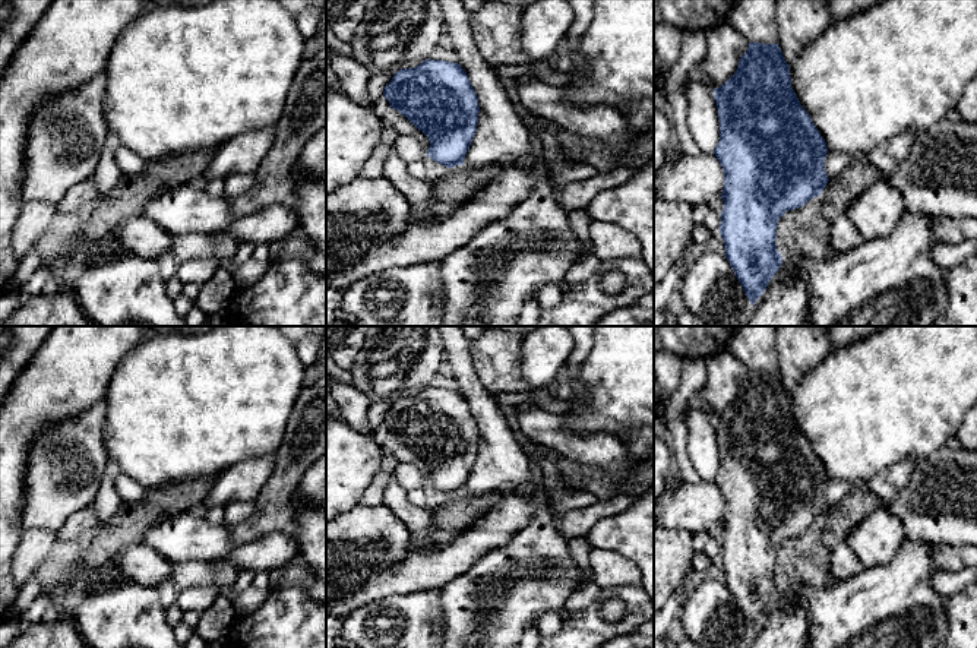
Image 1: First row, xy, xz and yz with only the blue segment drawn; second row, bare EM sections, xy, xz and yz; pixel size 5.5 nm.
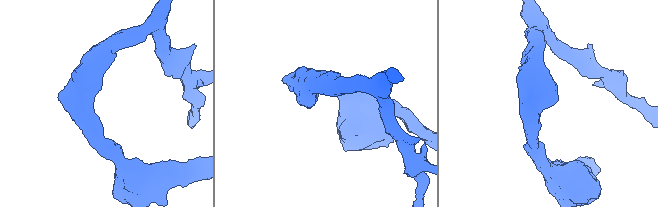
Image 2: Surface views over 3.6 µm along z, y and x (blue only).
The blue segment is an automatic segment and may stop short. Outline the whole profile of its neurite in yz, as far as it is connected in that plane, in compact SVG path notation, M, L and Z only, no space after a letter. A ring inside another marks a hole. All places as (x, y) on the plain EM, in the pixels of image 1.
M749 370L736 401L714 417L714 427L720 446L720 470L714 481L724 499L724 535L718 560L724 568L725 585L753 633L782 591L775 572L780 546L821 524L829 509L825 499L828 475L791 414L790 393L778 372Z

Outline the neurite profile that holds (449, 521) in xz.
M462 491L448 496L442 506L430 512L434 525L434 540L437 543L455 540L497 502L499 494L471 497Z

